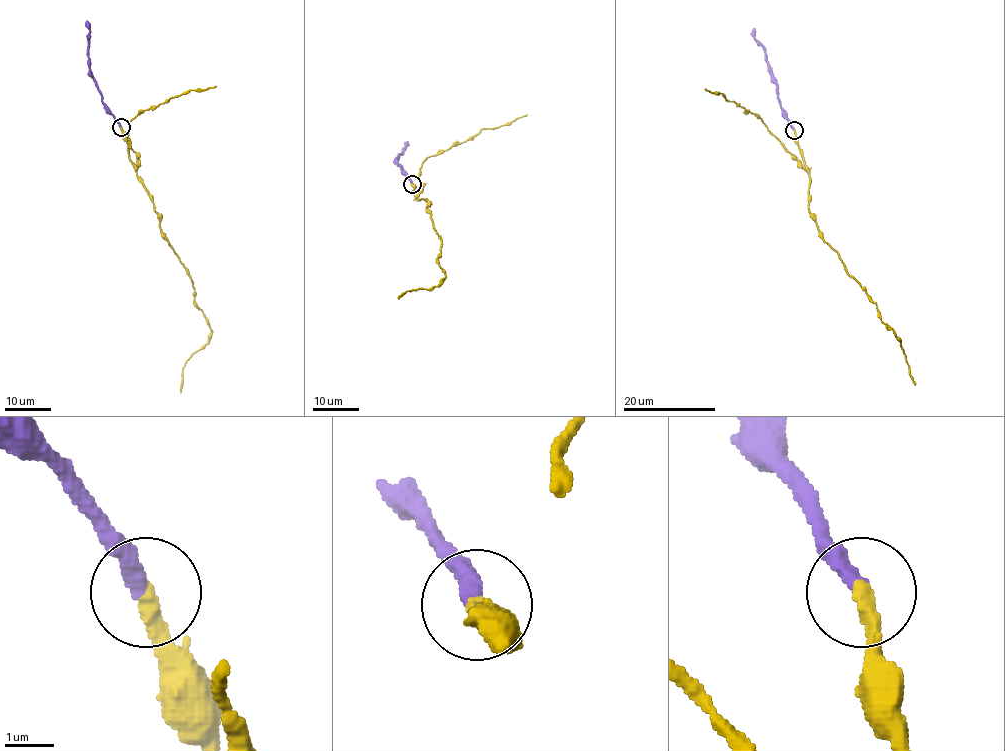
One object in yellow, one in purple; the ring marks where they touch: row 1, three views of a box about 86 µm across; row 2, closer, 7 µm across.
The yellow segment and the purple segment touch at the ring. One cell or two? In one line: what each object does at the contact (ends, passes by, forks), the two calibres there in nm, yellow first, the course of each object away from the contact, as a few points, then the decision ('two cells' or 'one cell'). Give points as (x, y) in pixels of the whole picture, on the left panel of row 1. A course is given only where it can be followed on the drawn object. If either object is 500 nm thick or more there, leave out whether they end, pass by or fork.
yellow ends there; purple ends there; 340 nm thick on the yellow side, 360 nm on the other; yellow runs (121, 127), (161, 235), (190, 277), (195, 305), (211, 329), (206, 343), (186, 362), (180, 393); purple runs (121, 127), (102, 101), (90, 69), (89, 23), (86, 21); one cell

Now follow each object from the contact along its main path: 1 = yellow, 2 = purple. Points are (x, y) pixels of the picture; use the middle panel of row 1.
1: (412, 184), (416, 199), (426, 199), (441, 240), (436, 262), (445, 275), (436, 286), (397, 297)
2: (412, 183), (397, 161), (407, 145), (406, 143)

